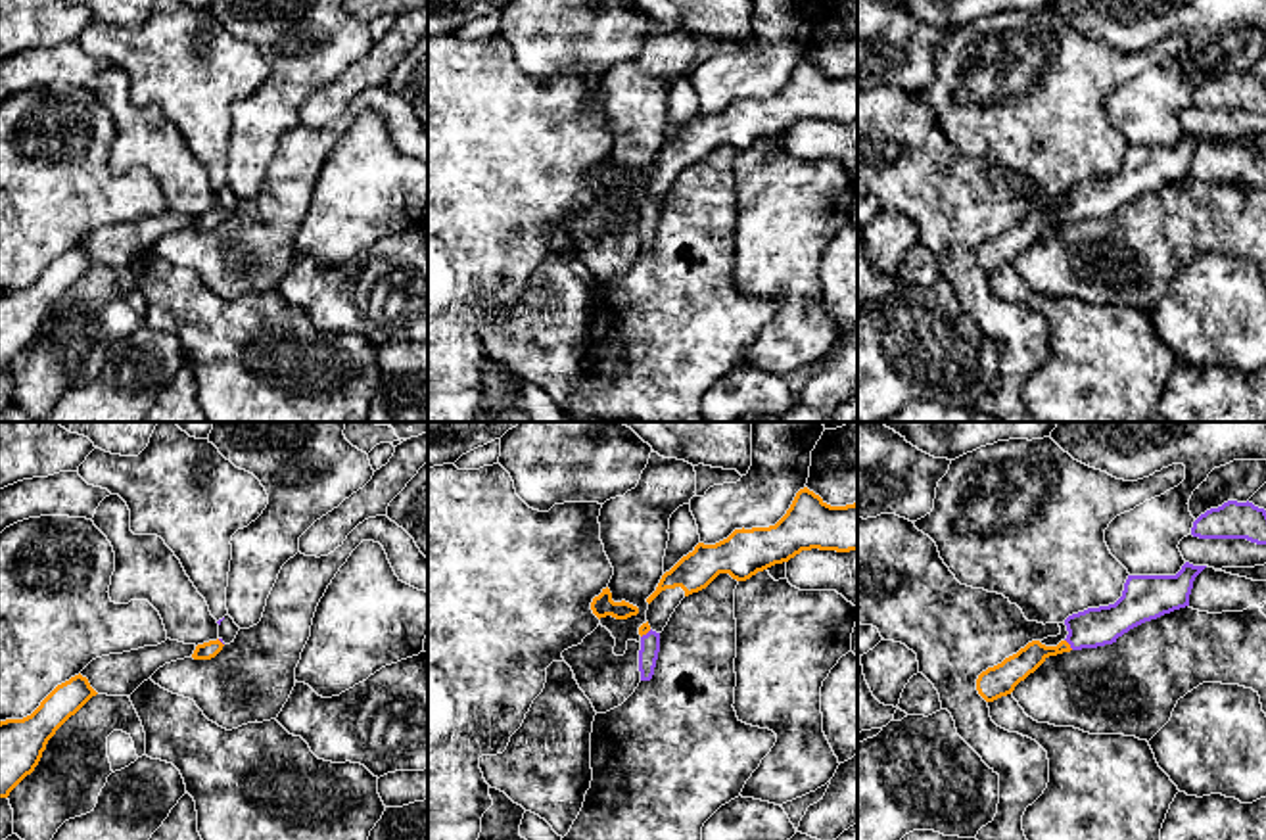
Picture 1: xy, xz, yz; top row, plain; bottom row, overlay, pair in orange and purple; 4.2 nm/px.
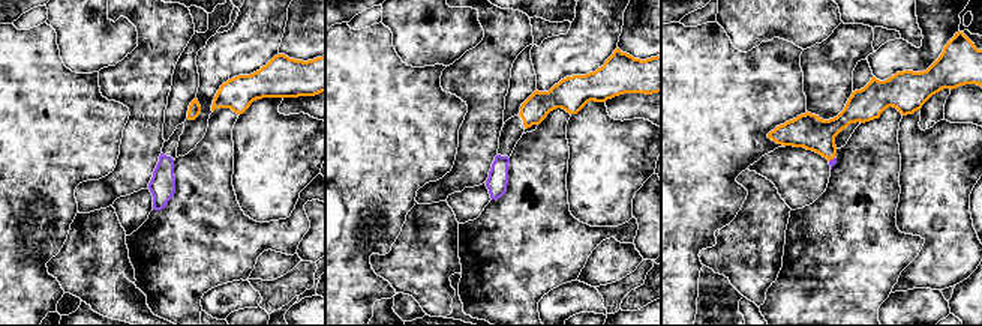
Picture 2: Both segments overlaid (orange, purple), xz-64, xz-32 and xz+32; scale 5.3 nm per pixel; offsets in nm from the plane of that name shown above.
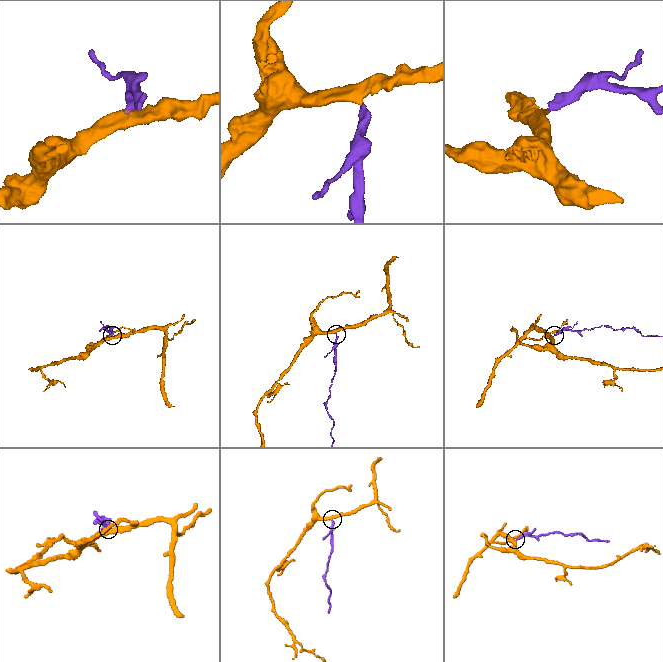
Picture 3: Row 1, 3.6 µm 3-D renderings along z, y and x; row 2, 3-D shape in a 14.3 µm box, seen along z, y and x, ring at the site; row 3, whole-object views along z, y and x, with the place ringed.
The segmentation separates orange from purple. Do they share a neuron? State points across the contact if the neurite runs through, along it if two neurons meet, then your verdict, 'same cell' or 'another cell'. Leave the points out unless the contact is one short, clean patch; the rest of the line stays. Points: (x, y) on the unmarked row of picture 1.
across yz (1015, 238), (1034, 223), (1069, 215), (1092, 198) | same cell

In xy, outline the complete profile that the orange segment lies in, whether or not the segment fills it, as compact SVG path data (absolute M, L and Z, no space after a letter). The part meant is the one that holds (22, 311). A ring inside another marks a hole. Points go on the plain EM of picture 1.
M79 244L58 255L31 286L0 292L0 368L35 341L48 311L96 265Z

